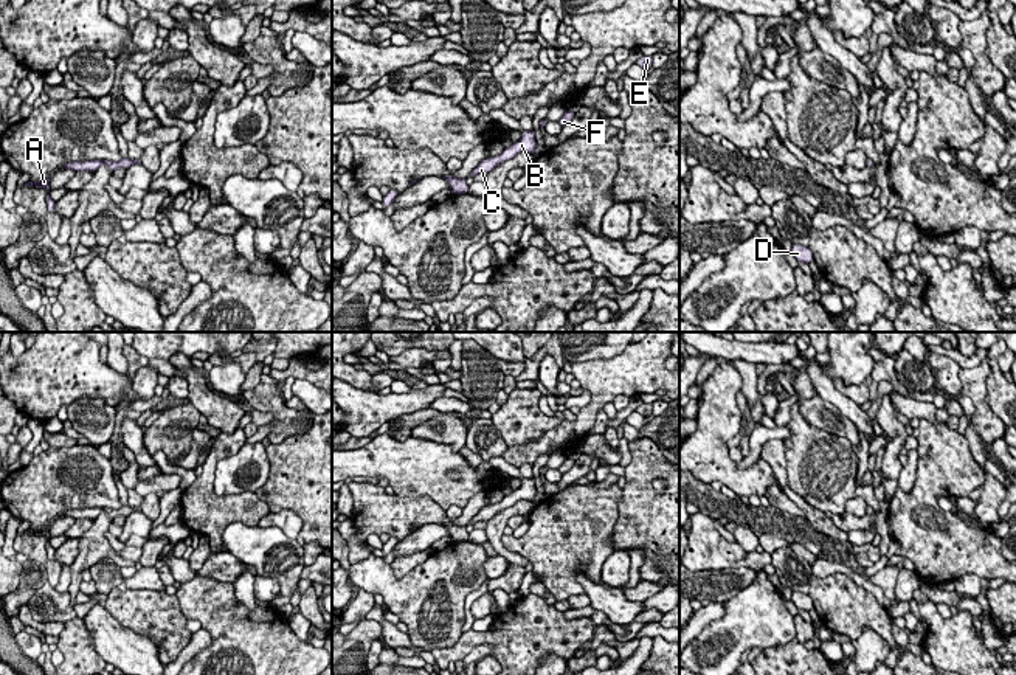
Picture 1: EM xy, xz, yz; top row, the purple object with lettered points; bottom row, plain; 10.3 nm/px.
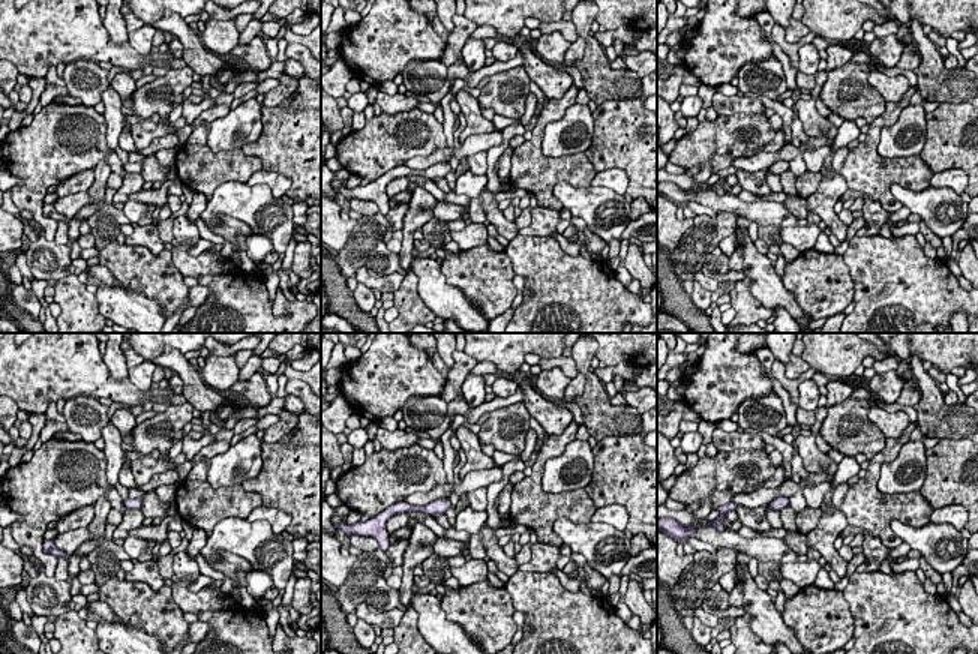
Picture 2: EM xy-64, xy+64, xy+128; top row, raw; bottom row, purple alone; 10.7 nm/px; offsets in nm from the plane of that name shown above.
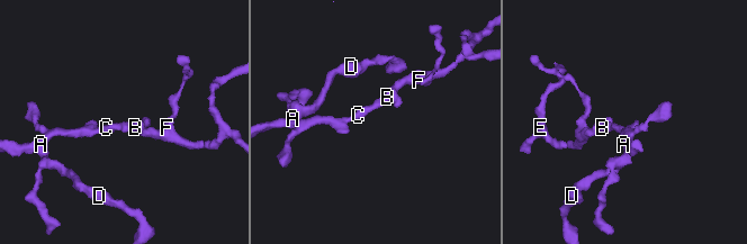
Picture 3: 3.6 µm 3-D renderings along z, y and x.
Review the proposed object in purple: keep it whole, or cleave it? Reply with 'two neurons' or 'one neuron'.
one neuron

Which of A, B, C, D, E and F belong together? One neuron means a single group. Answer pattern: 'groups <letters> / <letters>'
groups A B C D E F

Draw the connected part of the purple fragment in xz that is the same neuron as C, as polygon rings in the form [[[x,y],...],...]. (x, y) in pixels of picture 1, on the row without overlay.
[[[526,478],[521,479],[521,486],[517,490],[512,490],[510,495],[504,495],[504,498],[496,503],[482,507],[468,523],[479,523],[479,521],[489,521],[493,515],[496,515],[499,511],[513,506],[518,500],[529,500],[535,504],[537,489],[535,489],[535,478]]]

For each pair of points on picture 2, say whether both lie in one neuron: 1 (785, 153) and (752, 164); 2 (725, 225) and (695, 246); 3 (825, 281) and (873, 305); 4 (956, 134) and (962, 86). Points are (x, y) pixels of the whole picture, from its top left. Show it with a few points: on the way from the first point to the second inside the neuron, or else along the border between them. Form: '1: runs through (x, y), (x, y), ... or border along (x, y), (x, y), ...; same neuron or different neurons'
1: runs through (777, 156), (759, 161); same neuron
2: runs through (717, 228), (702, 239); same neuron
3: border along (843, 260), (852, 281), (852, 300); different neurons
4: border along (962, 102), (939, 104); different neurons

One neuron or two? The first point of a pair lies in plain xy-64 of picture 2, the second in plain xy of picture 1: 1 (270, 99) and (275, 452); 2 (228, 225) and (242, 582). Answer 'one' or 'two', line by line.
1: two
2: two

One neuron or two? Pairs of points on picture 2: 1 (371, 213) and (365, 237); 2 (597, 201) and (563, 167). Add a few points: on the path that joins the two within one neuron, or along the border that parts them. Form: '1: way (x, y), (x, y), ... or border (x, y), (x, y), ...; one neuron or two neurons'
1: border (371, 222), (386, 228), (384, 239); two neurons
2: border (552, 186), (608, 186), (618, 194); two neurons

